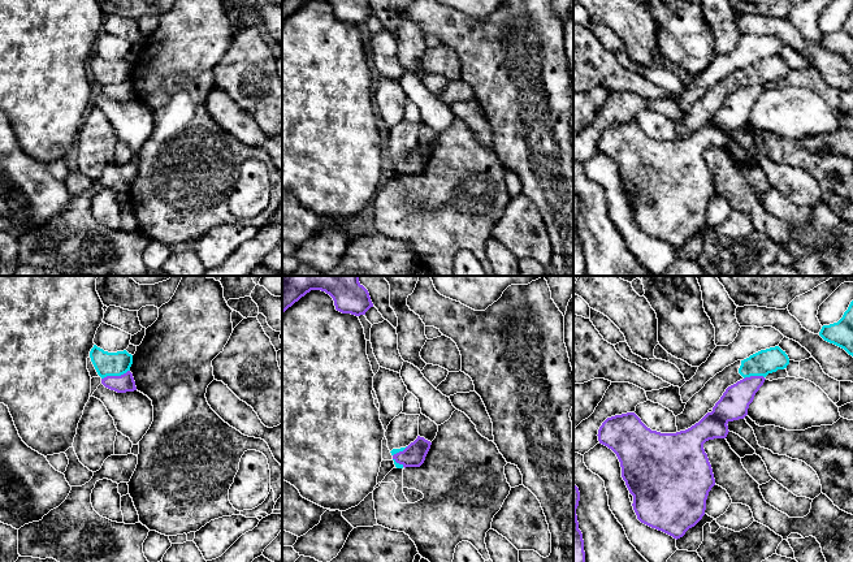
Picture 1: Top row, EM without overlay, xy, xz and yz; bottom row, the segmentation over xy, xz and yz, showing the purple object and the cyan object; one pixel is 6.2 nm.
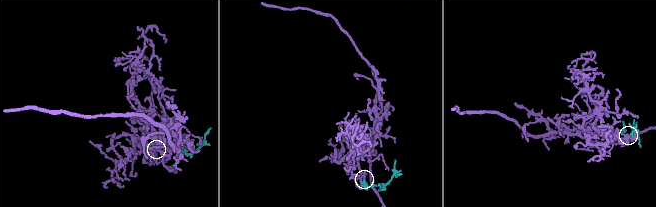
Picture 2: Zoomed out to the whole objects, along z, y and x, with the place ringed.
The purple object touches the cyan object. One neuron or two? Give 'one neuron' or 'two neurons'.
two neurons

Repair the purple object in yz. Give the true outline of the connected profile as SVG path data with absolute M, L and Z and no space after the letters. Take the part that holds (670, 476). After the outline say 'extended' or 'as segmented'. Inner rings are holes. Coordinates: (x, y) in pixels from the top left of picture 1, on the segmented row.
M750 376L728 386L711 412L690 428L676 433L651 431L635 412L615 415L602 423L598 441L616 454L622 477L633 496L632 506L641 523L677 540L702 519L709 492L715 485L703 444L727 437L727 424L748 415L749 405L765 380L763 376Z; as segmented

